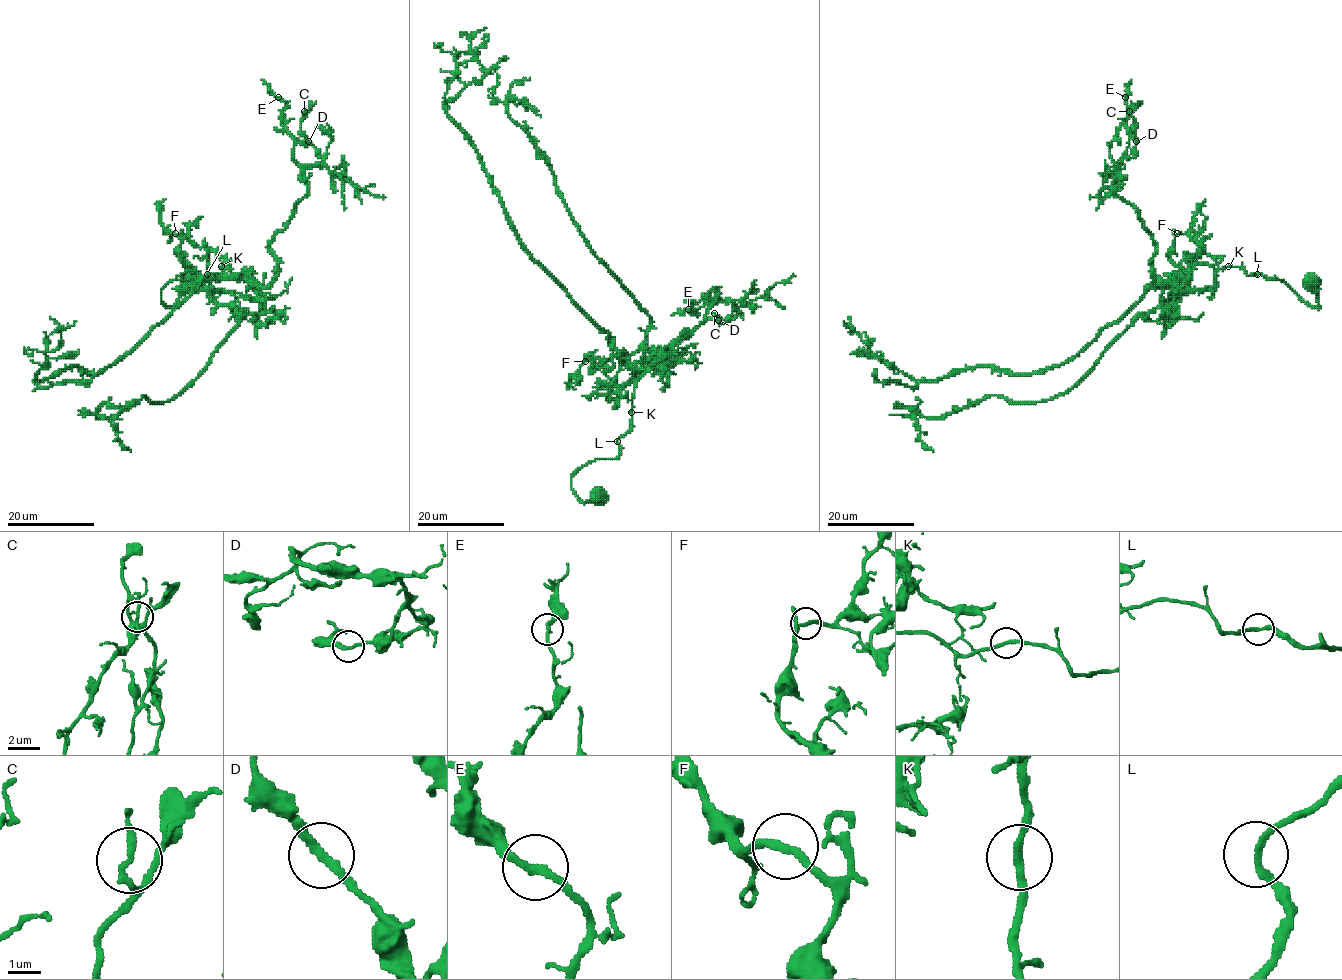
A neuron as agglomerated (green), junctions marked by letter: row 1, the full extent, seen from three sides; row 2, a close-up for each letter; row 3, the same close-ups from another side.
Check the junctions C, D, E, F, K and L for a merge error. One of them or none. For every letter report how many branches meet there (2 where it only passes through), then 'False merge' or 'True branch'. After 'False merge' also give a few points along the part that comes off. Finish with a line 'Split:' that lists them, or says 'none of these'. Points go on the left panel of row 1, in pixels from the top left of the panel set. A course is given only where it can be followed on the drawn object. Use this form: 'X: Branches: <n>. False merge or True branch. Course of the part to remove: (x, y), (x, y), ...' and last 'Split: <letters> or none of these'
C: Branches: 2. True branch
D: Branches: 2. True branch
E: Branches: 2. True branch
F: Branches: 2. True branch
K: Branches: 2. True branch
L: Branches: 2. True branch
Split: none of these

